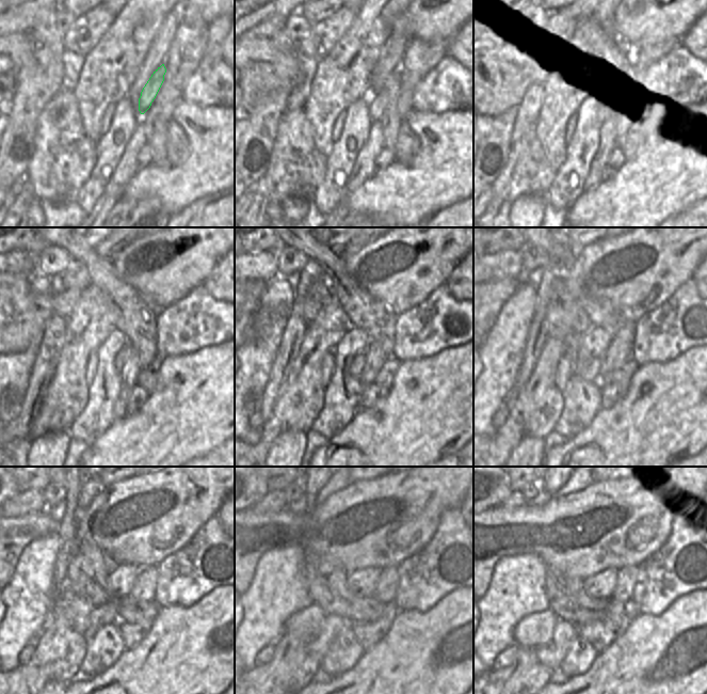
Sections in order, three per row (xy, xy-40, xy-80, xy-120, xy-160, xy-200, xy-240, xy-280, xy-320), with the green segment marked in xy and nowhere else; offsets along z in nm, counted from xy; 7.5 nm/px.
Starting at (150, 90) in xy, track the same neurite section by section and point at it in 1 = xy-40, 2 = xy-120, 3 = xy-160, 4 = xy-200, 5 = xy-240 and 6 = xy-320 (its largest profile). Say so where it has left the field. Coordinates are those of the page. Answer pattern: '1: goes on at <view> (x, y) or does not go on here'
1: goes on at xy-40 (385, 91)
2: goes on at xy-120 (143, 343)
3: goes on at xy-160 (385, 340)
4: goes on at xy-200 (588, 369)
5: goes on at xy-240 (106, 614)
6: goes on at xy-320 (551, 655)

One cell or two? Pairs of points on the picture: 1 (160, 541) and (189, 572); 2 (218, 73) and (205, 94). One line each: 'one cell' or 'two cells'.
1: two cells
2: one cell

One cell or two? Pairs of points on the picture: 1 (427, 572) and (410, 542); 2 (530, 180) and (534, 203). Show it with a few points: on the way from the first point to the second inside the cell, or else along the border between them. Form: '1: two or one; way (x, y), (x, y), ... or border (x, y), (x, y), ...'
1: two; border (433, 535), (420, 549), (396, 566)
2: two; border (545, 194), (521, 194), (511, 203)

